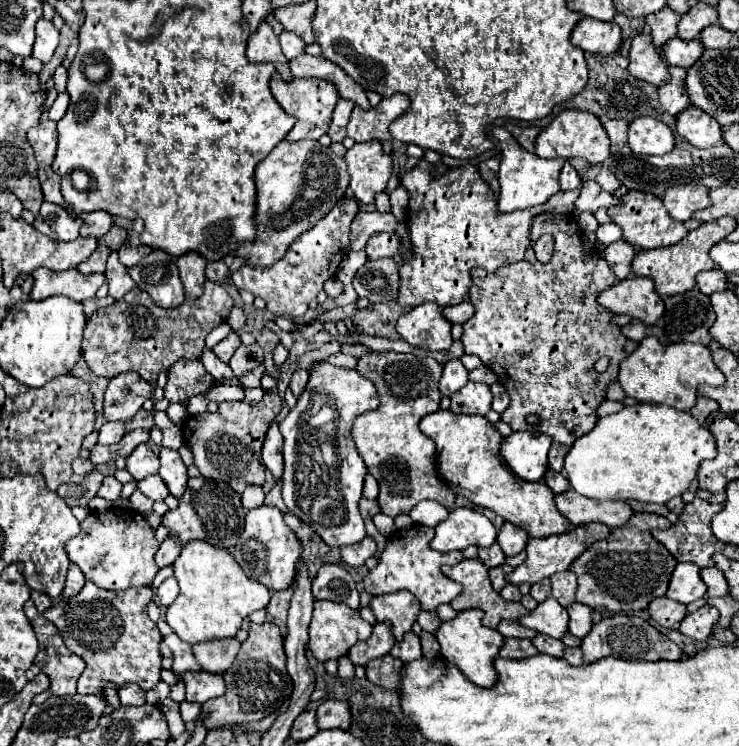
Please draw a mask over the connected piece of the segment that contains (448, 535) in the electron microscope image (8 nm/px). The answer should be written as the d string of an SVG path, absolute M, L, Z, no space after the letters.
M456 508L436 526L432 548L438 552L452 552L466 550L468 546L492 546L494 542L496 528L484 514L472 508Z

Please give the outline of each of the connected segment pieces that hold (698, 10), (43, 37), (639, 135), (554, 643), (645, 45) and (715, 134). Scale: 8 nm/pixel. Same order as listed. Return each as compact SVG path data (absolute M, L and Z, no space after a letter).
M696 2L680 20L678 24L678 36L682 40L692 40L696 38L706 26L710 24L718 24L718 12L714 6L704 4L704 2Z
M40 18L36 22L36 42L34 42L34 52L32 56L36 56L40 62L48 62L58 46L60 40L60 32L54 28L52 22Z
M640 116L628 126L628 144L636 154L668 154L674 148L672 130L656 118Z
M538 634L538 636L532 640L532 644L538 648L538 652L550 654L550 656L554 656L554 658L562 658L564 648L566 648L566 646L562 644L562 640L550 638L550 636L546 636L546 634Z
M642 32L632 40L628 58L630 58L628 72L634 78L646 80L646 82L650 82L654 86L664 86L670 80L668 66L664 64L660 52L654 48L650 34Z
M688 106L678 114L678 134L696 148L708 148L722 140L722 128L710 114L696 106Z

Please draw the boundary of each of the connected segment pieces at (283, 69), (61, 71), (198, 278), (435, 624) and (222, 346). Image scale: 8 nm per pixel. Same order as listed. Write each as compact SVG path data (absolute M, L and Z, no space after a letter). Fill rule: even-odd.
M266 20L260 22L258 30L248 38L248 60L250 62L272 62L282 80L292 80L288 60L282 56L276 34Z
M58 66L54 72L54 88L58 92L66 92L66 84L68 84L68 70L64 66Z
M188 252L188 256L180 256L180 260L176 260L178 270L180 270L180 280L184 284L184 292L188 300L196 300L202 296L204 290L204 268L206 268L206 260L202 256L196 256L196 252Z
M420 612L416 622L424 632L430 632L430 634L436 634L436 630L440 628L440 618L436 612Z
M230 332L216 348L214 348L214 354L222 360L222 362L228 362L232 358L232 354L236 352L236 348L242 346L242 340L236 332Z

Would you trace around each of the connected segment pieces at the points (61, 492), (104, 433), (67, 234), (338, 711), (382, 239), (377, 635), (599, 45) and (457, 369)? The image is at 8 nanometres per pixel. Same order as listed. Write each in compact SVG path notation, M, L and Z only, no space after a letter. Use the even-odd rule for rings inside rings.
M98 470L86 474L86 476L78 476L72 474L68 482L64 482L56 492L58 496L72 508L72 506L86 506L98 492L100 484L102 484L102 474Z
M106 422L100 428L100 444L116 444L126 434L124 422Z
M44 202L40 208L40 214L34 220L34 228L42 234L46 234L52 240L76 240L80 234L82 220L72 218L64 206Z
M324 700L318 710L318 728L326 730L326 728L340 728L340 730L348 730L350 728L350 704L346 700Z
M378 232L366 244L366 252L368 252L370 260L392 258L392 256L396 256L400 252L400 248L402 248L400 238L396 234L388 234L388 232Z
M380 622L374 626L374 632L368 640L356 644L356 648L352 648L352 652L348 652L348 658L352 660L354 666L366 666L370 660L386 656L392 646L394 646L394 634L388 622Z
M582 18L572 32L572 44L592 54L614 54L618 52L620 42L620 26L614 22Z
M448 360L444 364L442 380L440 380L440 392L444 396L452 396L456 390L460 390L468 382L468 370L460 360Z

